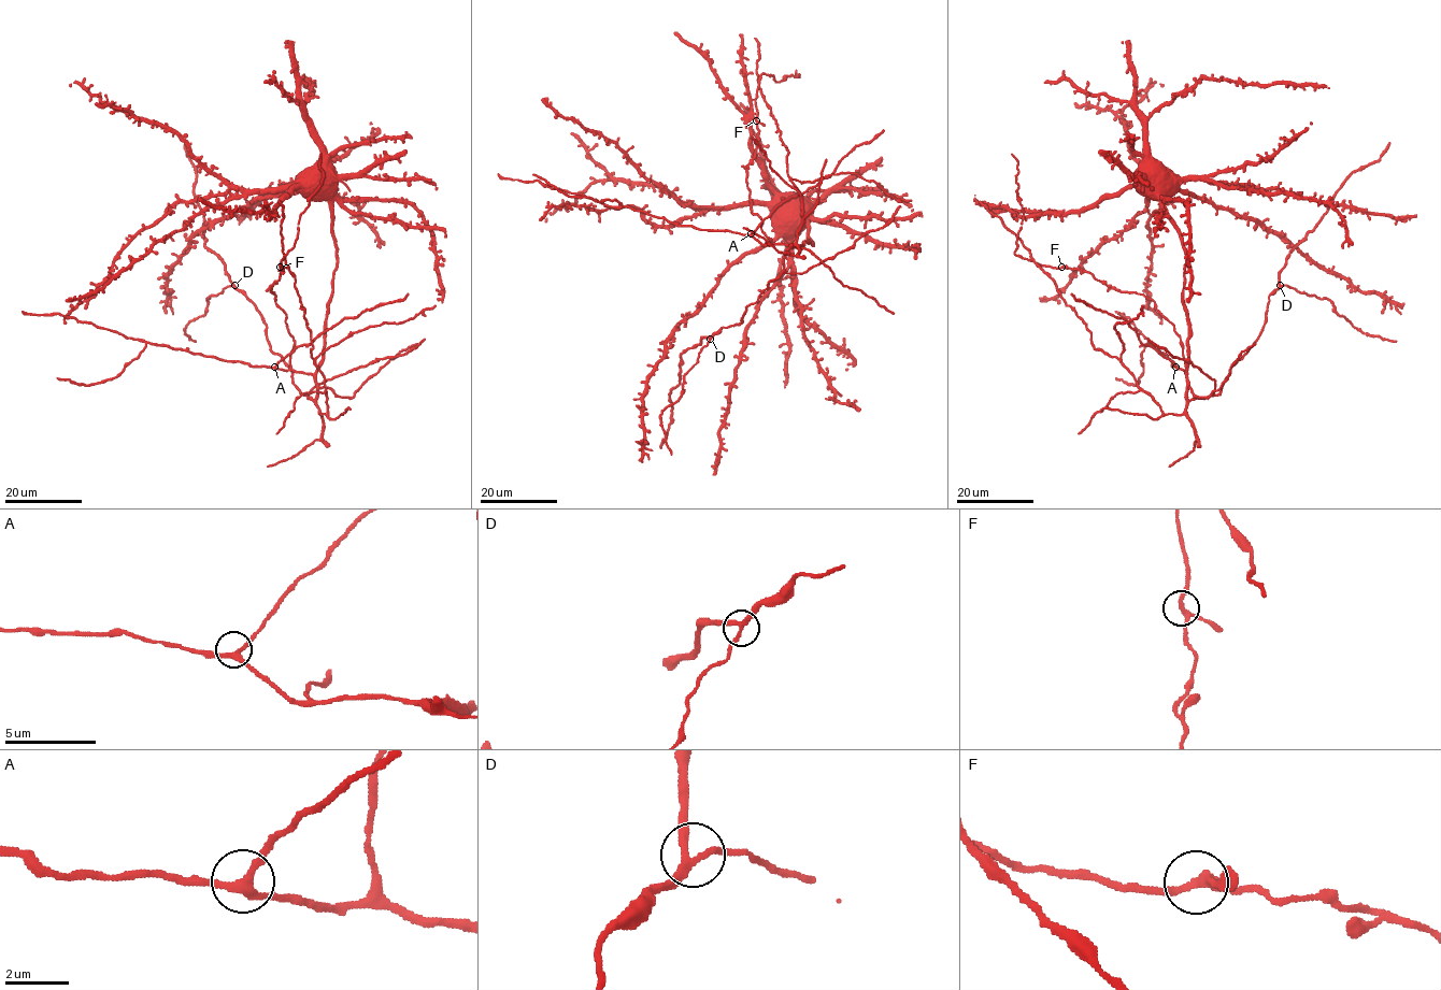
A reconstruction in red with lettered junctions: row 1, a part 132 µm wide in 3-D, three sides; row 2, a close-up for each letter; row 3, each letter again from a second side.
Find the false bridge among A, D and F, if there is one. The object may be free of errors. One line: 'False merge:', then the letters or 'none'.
False merge: none

